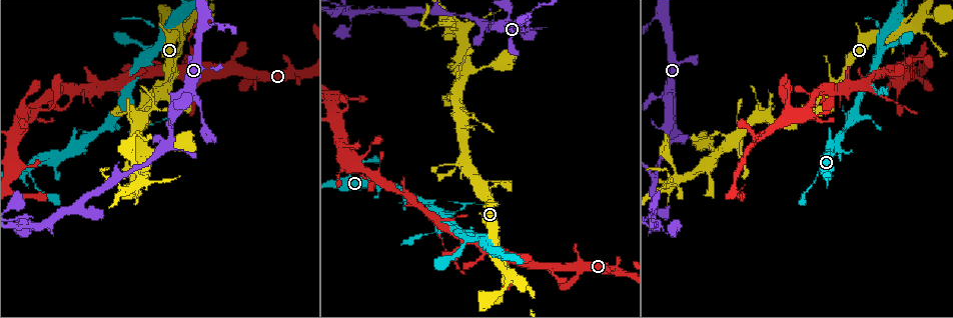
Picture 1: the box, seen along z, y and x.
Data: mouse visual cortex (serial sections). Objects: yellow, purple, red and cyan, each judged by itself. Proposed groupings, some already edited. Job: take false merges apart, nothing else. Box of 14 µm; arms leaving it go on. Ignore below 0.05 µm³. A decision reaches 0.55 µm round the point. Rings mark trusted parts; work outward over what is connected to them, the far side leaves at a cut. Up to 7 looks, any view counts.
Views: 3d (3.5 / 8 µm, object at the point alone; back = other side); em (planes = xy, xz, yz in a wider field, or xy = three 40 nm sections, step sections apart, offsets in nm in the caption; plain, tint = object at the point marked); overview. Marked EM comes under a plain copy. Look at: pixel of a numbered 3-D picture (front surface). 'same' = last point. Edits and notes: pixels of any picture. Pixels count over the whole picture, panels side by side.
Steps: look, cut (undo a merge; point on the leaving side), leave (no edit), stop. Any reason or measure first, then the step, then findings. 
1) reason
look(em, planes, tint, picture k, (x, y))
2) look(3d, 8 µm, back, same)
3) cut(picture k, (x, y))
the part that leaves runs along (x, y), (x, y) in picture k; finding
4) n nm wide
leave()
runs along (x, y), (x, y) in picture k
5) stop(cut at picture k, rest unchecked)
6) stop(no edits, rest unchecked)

two arms in line, one across
look(3d, 8 µm, picture 1, (441, 12))

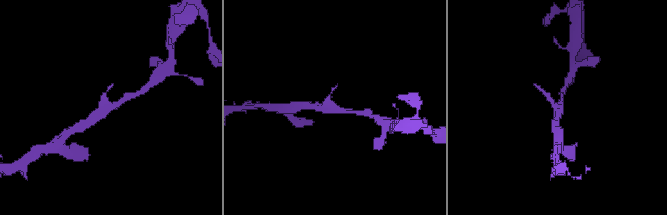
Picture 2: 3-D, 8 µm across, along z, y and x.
look(3d, 3.5 µm, picture 2, (113, 108))

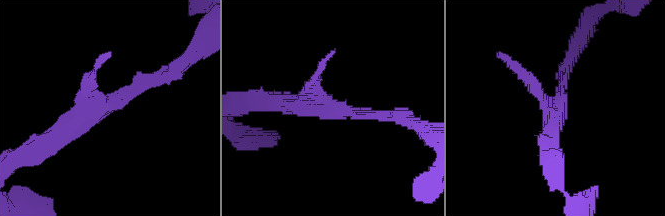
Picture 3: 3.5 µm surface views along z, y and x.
need the tissue
look(em, planes, tint, picture 3, (104, 106))

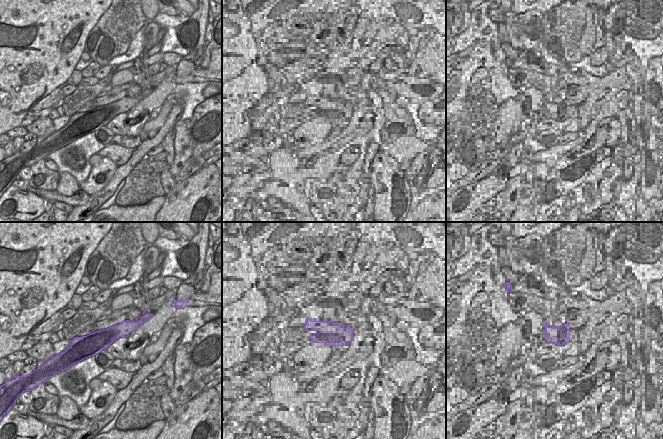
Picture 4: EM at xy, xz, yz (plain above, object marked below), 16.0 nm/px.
3 arms
leave()
runs along (135, 324), (98, 341), (79, 341) in picture 4; all the same cell

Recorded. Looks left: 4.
thin neck
look(3d, 3.5 µm, back, picture 1, (355, 11))

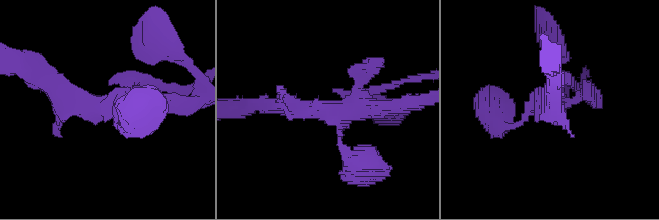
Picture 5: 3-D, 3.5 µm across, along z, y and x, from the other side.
need the tissue
look(em, xy, step 3, tint, picture 5, (334, 111))

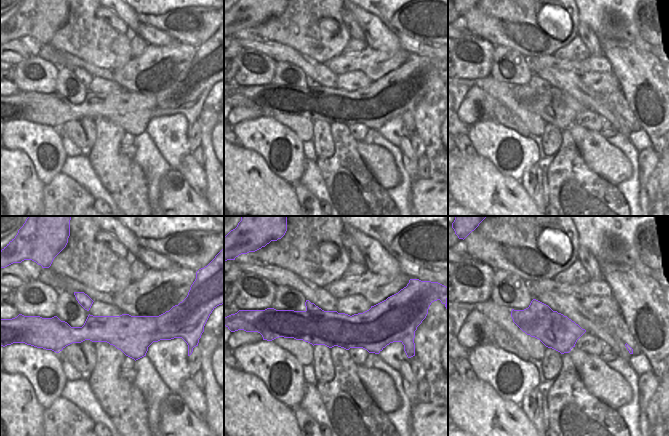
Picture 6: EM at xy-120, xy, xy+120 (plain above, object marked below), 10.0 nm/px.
360 nm wide
cut(picture 5, (178, 89))
two cells meet here

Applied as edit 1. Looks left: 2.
stop(cut at picture 5, rest unchecked)

